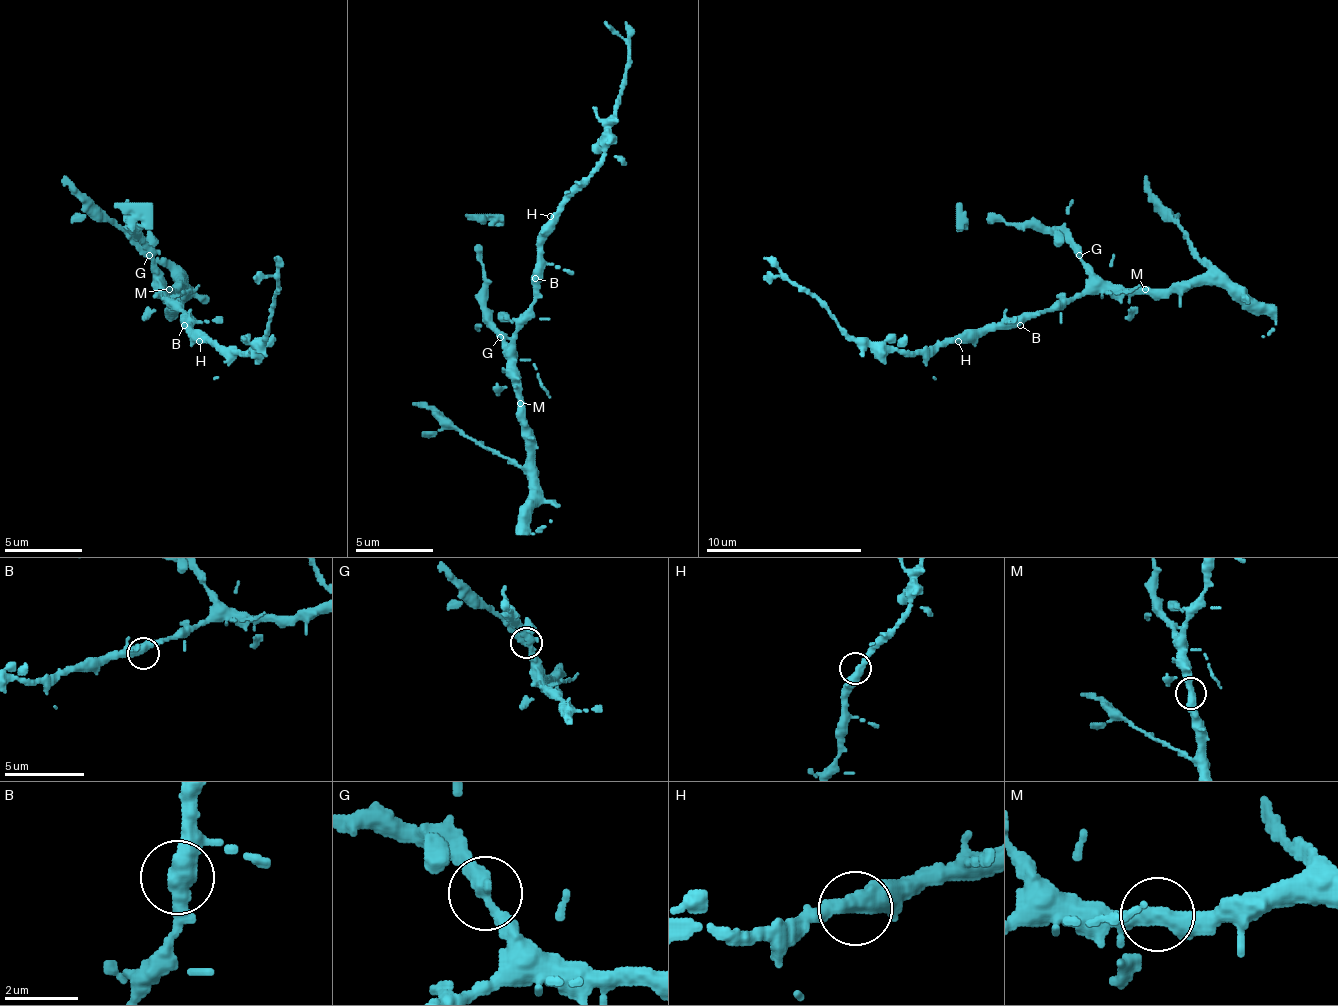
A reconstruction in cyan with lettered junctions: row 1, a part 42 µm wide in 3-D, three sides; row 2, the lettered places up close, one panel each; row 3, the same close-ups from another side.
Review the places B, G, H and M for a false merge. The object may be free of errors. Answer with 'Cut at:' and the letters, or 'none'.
Cut at: none

